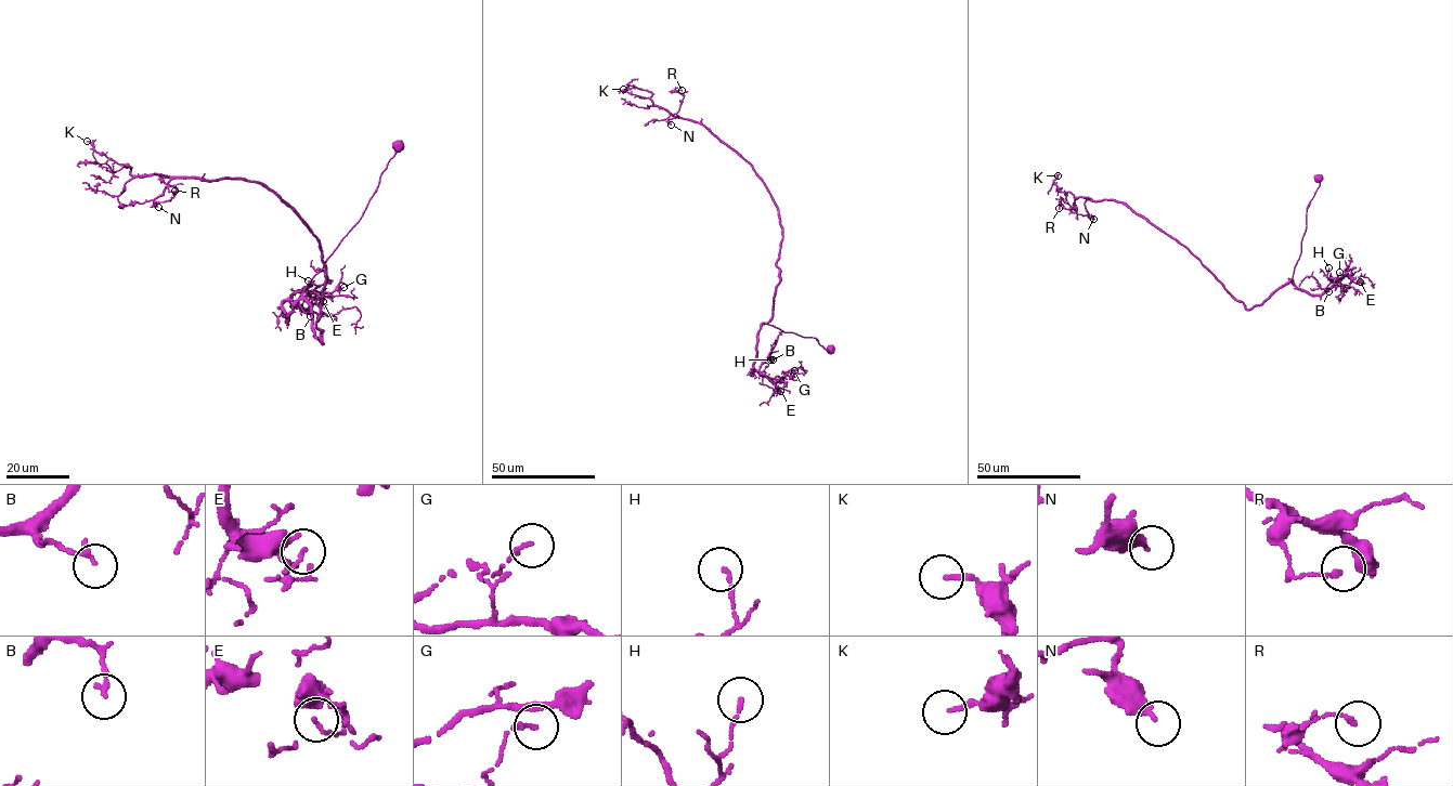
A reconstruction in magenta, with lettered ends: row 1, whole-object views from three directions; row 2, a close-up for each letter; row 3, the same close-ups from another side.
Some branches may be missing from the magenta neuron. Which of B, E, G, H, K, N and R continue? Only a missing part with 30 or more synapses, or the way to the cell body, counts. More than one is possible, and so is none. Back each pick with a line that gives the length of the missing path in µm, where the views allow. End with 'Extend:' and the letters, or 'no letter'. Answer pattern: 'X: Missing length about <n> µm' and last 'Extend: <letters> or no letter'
Extend: no letter

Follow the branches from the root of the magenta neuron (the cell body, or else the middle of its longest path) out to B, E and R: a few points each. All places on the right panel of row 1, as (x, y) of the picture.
B: (1319, 178), (1320, 185), (1307, 209), (1293, 282), (1319, 295), (1338, 280), (1324, 289), (1328, 291)
E: (1319, 178), (1320, 185), (1307, 209), (1306, 231), (1293, 282), (1319, 295), (1327, 291), (1345, 275), (1360, 282)
R: (1319, 178), (1293, 278), (1250, 309), (1188, 249), (1126, 204), (1087, 199), (1084, 215), (1062, 205), (1059, 208)

